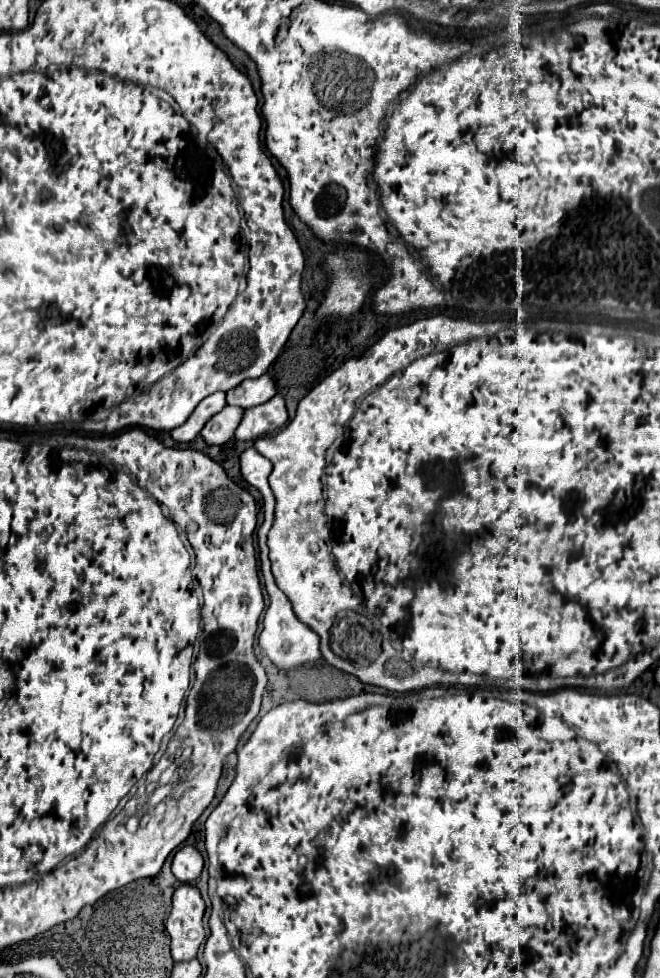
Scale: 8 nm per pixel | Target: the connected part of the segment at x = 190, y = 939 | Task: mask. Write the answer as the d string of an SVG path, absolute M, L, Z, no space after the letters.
M181 884L173 894L173 910L167 918L167 932L171 936L171 956L175 962L197 956L199 944L205 938L203 917L206 904L201 892L191 884Z

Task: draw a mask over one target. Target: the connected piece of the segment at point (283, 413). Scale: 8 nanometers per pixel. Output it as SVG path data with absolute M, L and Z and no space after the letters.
M275 394L269 402L253 406L245 410L241 424L237 426L235 438L237 440L257 440L265 434L277 432L289 420L285 400L281 394Z

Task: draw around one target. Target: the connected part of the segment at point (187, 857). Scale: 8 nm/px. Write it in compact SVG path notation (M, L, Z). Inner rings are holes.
M183 846L175 852L171 870L179 882L193 882L203 870L203 856L193 846Z

